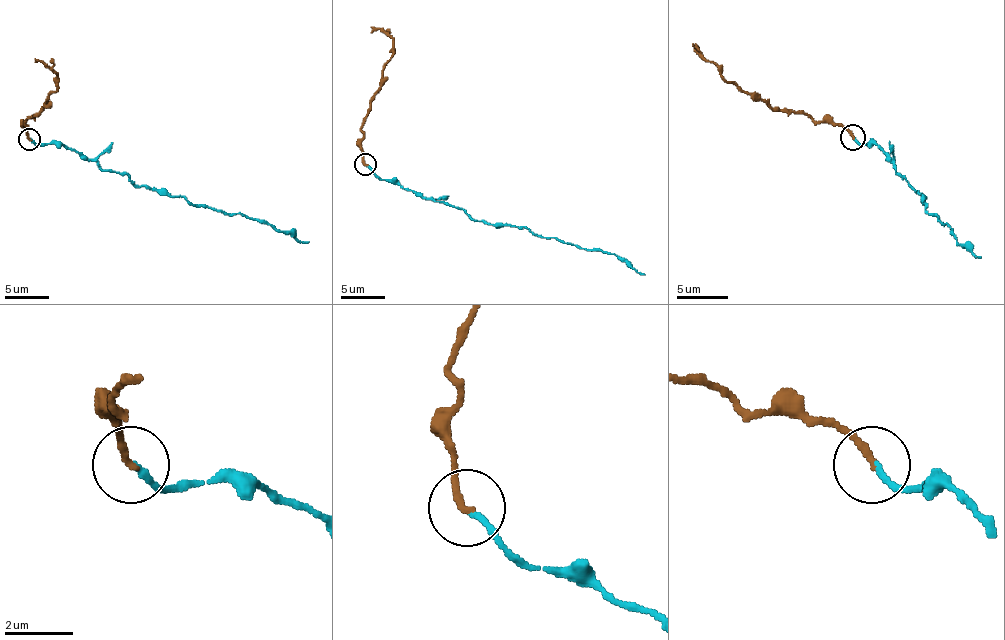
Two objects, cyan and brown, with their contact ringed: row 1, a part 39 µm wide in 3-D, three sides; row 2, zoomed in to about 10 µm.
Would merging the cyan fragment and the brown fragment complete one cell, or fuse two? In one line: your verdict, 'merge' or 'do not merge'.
merge

